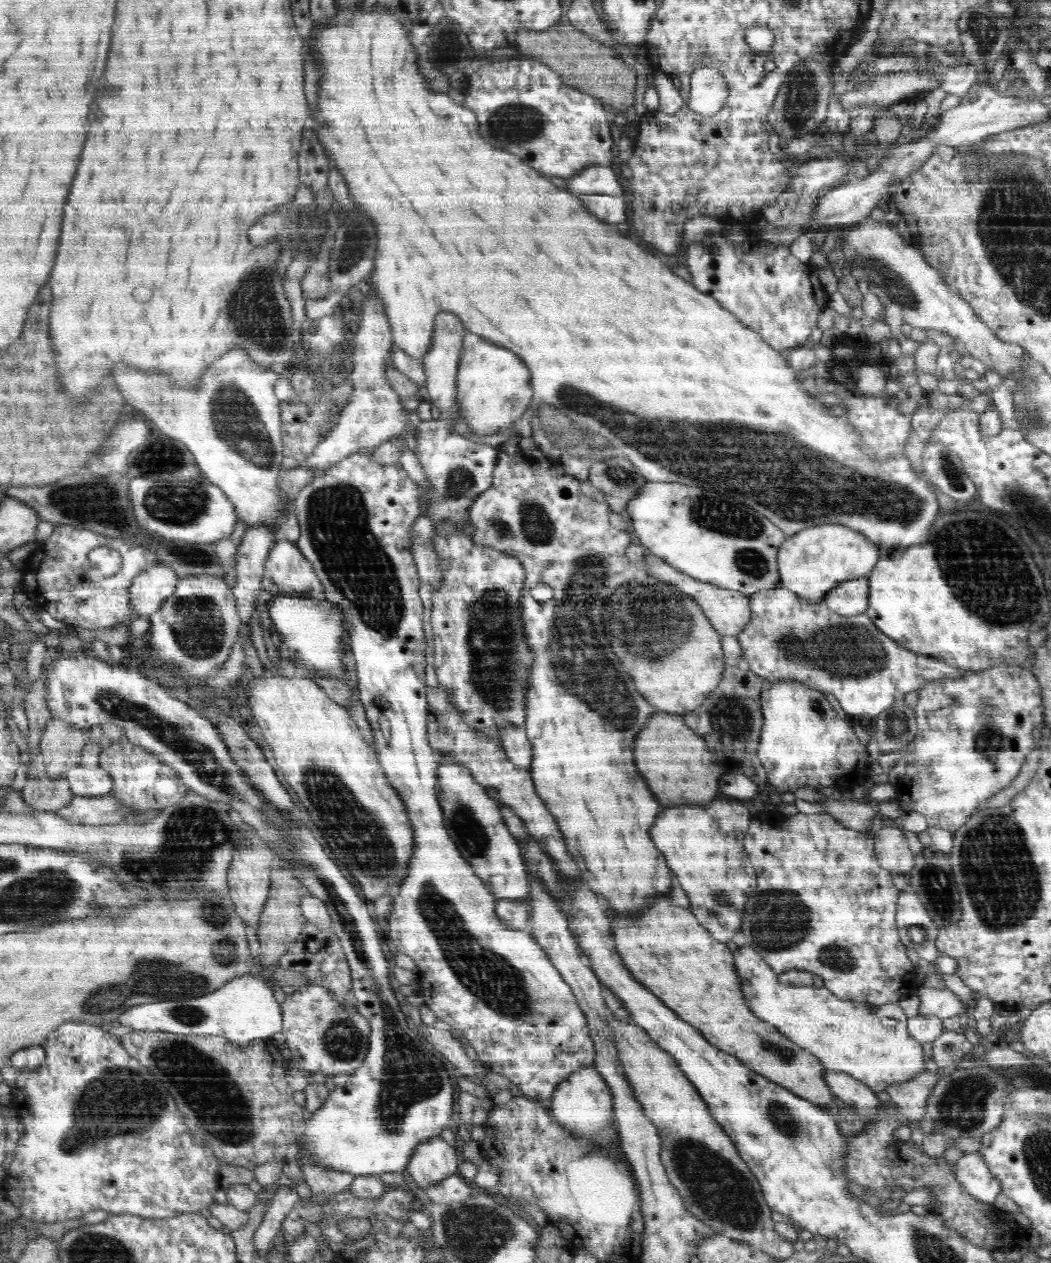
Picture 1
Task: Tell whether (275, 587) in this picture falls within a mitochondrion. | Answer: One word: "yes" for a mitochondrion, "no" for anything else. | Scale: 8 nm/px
no

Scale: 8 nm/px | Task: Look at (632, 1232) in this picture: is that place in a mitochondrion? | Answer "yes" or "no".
no

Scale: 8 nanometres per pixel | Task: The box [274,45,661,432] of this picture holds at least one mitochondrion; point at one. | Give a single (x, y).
(513, 123)

